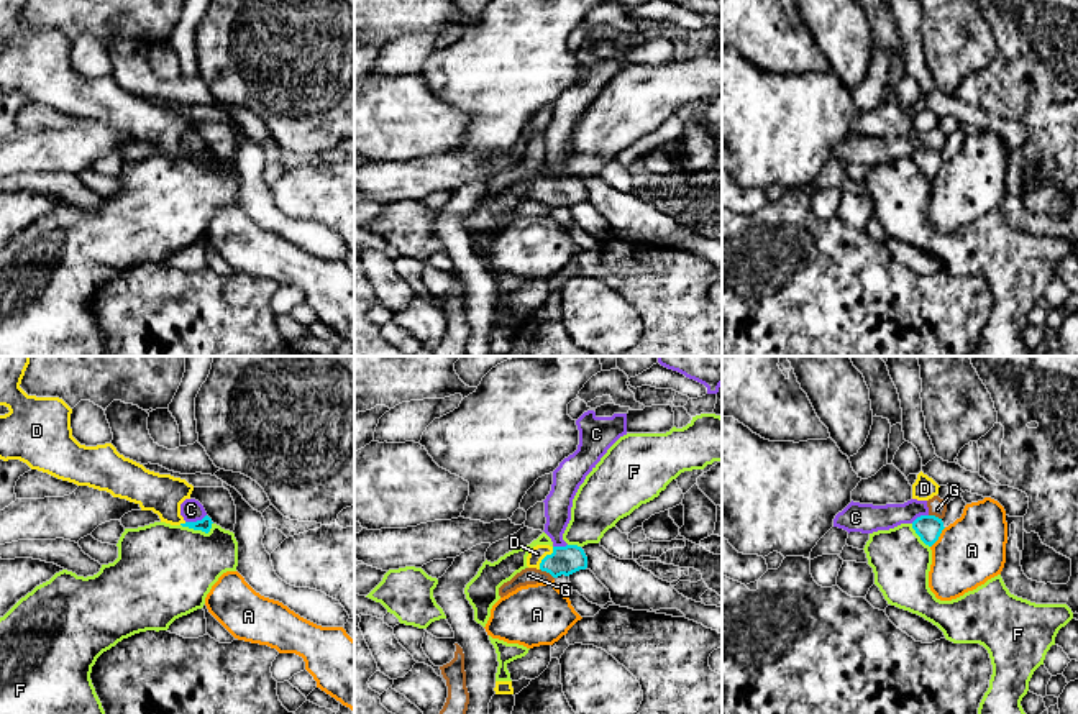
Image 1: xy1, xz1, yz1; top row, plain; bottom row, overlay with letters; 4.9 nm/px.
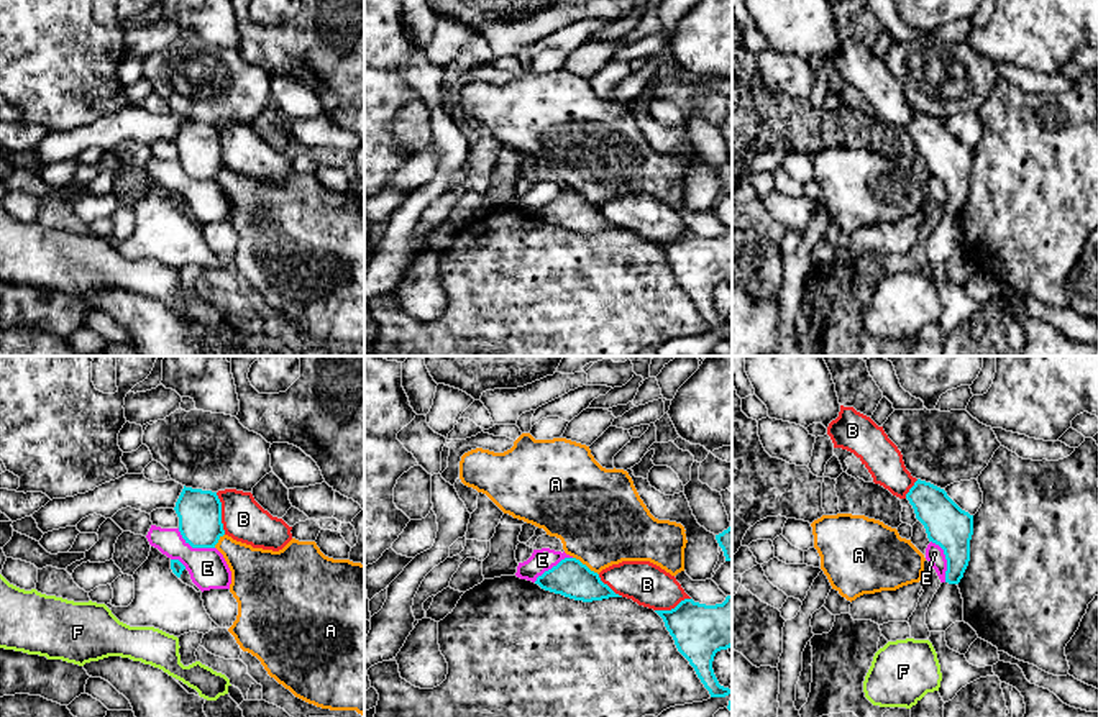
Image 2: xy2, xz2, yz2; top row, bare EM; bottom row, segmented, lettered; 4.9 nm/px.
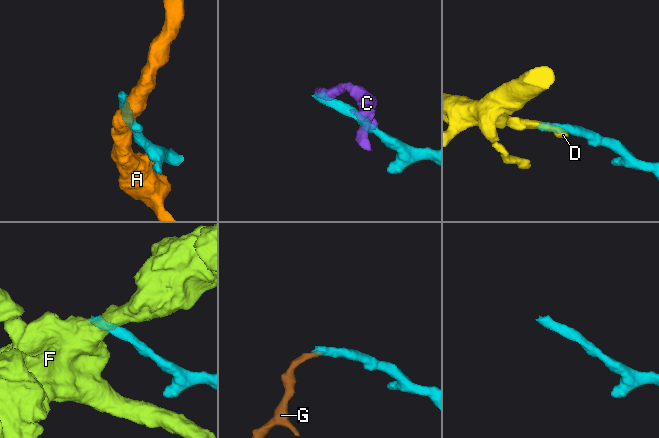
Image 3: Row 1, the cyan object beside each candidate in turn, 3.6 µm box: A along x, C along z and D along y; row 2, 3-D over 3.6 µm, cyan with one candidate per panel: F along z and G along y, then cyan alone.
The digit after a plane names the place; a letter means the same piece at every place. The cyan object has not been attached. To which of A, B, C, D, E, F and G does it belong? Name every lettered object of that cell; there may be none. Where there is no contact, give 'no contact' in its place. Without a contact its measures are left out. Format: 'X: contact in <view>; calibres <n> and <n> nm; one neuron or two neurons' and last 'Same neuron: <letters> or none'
A: contact in xz2; calibres 190 and 440 nm; two neurons
B: contact in xy2; calibres 220 and 220 nm; two neurons
C: contact in xy1; calibres 60 and 110 nm; two neurons
D: contact in xz1; calibres 140 and 80 nm; one neuron
E: contact in yz2; calibres 220 and 90 nm; two neurons
F: contact in xy1; calibres 60 and 440 nm; two neurons
G: contact in xz1; calibres 140 and 80 nm; two neurons
Same neuron: D

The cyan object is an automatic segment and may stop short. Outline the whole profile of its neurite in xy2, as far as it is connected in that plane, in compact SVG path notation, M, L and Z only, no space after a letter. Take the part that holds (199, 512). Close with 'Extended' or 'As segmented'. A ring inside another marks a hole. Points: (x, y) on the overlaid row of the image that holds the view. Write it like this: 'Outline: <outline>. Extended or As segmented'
Outline: M184 486L174 510L179 517L179 532L192 548L215 548L225 535L217 492Z. As segmented

